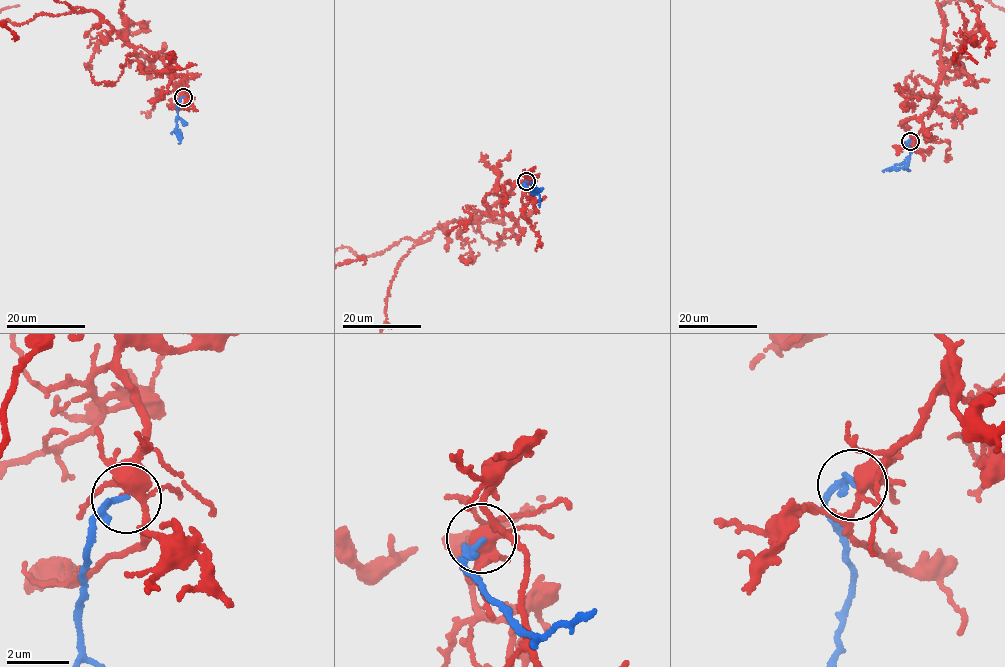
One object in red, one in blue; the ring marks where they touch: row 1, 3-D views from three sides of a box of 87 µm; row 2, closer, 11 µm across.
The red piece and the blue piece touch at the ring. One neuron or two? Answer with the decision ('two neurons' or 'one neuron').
one neuron

